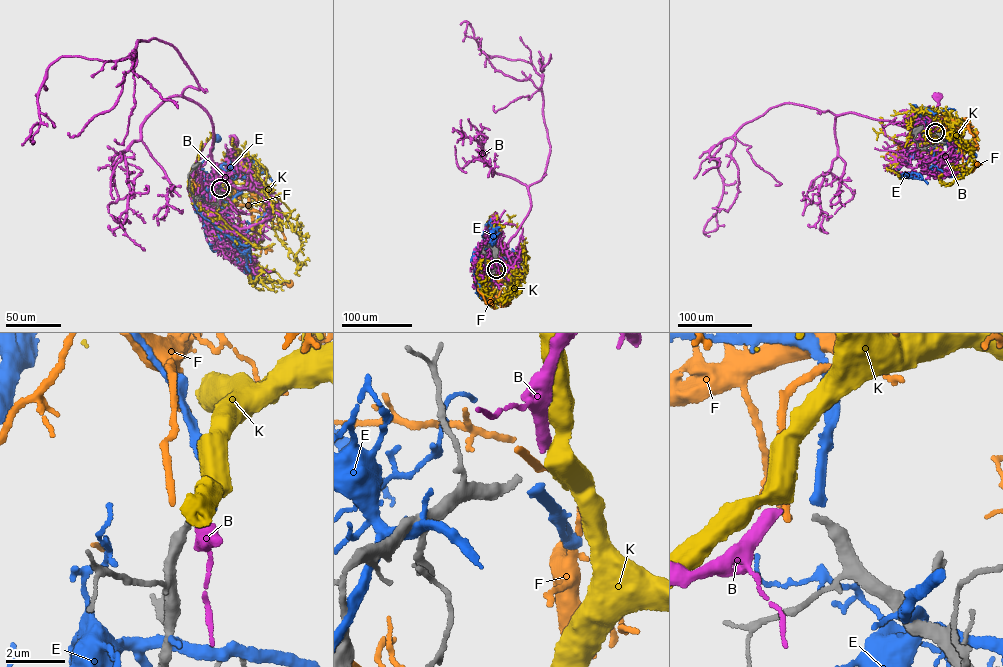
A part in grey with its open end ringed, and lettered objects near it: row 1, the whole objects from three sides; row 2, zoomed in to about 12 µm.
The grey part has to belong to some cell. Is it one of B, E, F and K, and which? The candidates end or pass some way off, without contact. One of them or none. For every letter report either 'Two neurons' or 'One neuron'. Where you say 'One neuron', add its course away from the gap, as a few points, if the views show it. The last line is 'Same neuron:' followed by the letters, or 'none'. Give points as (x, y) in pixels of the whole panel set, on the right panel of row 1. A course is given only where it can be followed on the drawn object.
B: Two neurons
E: Two neurons
F: Two neurons
K: One neuron. Its course: (934, 131), (964, 120), (970, 131), (969, 123), (938, 122), (943, 136), (957, 138)
Same neuron: K

